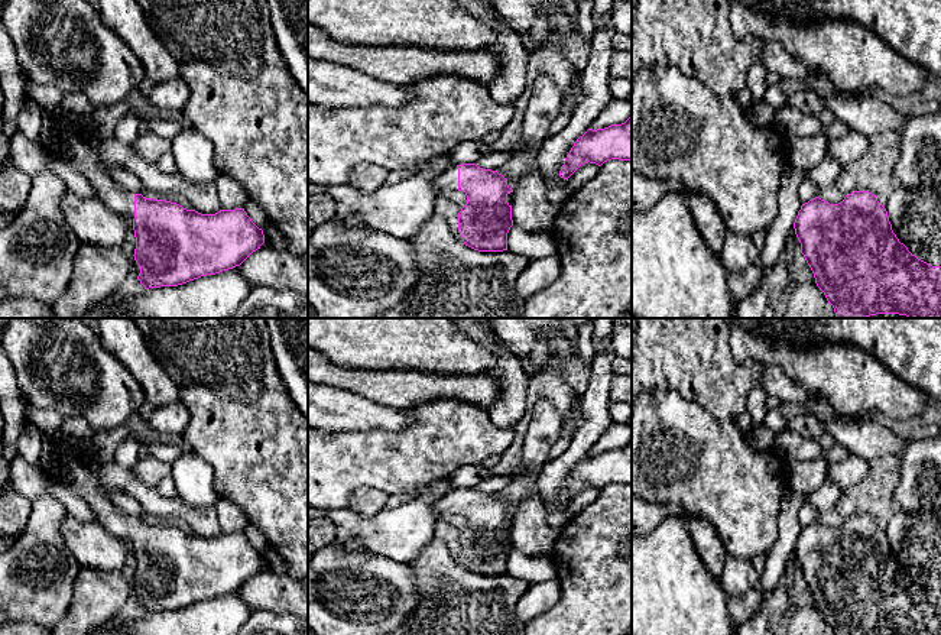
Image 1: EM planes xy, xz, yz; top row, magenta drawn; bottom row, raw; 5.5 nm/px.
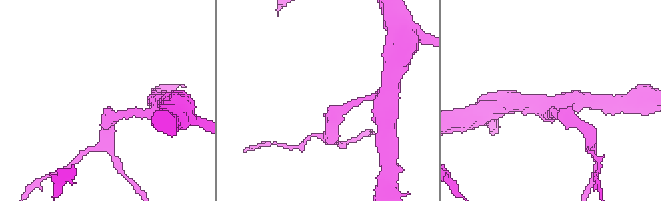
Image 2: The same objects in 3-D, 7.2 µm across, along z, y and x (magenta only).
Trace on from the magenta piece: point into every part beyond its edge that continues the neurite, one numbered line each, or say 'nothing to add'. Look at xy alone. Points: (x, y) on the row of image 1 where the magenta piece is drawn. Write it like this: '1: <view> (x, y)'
1: xy (84, 146)

